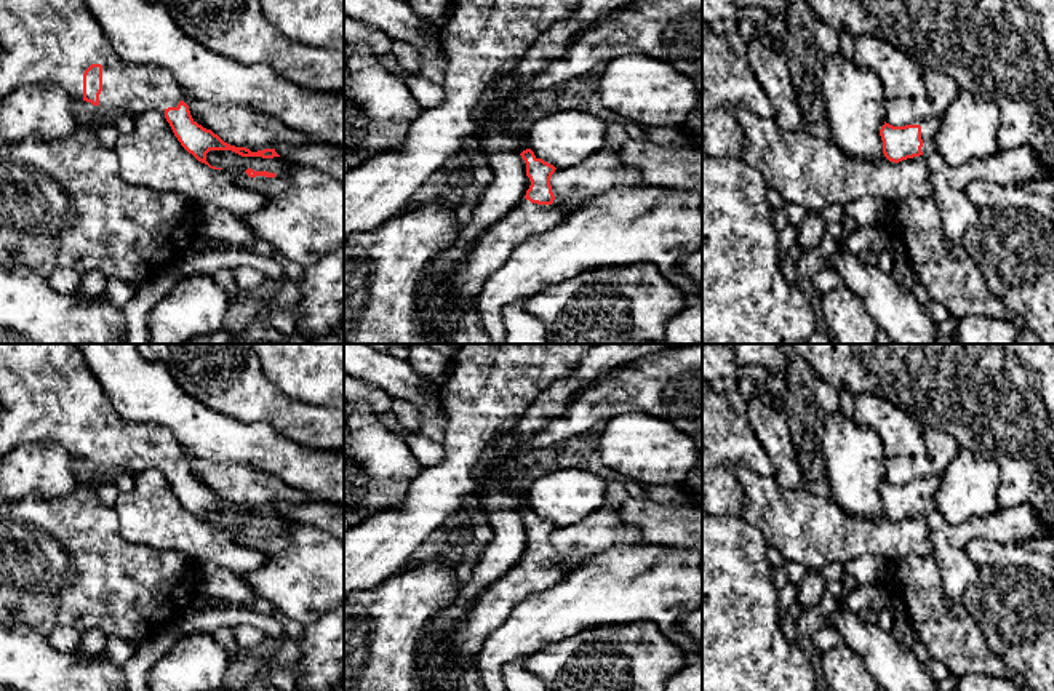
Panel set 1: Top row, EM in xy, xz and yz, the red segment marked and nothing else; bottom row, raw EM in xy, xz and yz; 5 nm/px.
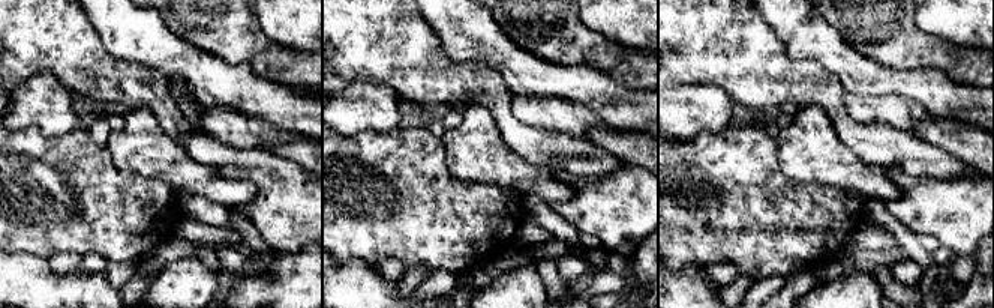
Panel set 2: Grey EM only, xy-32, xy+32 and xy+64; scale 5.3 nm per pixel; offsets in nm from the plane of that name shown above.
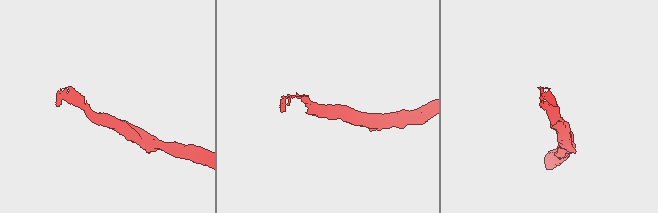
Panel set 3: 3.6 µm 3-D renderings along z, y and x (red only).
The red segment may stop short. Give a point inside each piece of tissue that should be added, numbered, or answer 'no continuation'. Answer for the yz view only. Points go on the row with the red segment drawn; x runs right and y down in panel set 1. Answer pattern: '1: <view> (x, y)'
1: yz (930, 127)

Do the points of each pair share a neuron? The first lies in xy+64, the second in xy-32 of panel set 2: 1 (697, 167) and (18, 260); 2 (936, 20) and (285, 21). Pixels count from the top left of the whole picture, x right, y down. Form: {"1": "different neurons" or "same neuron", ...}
{"1": "different neurons", "2": "same neuron"}

